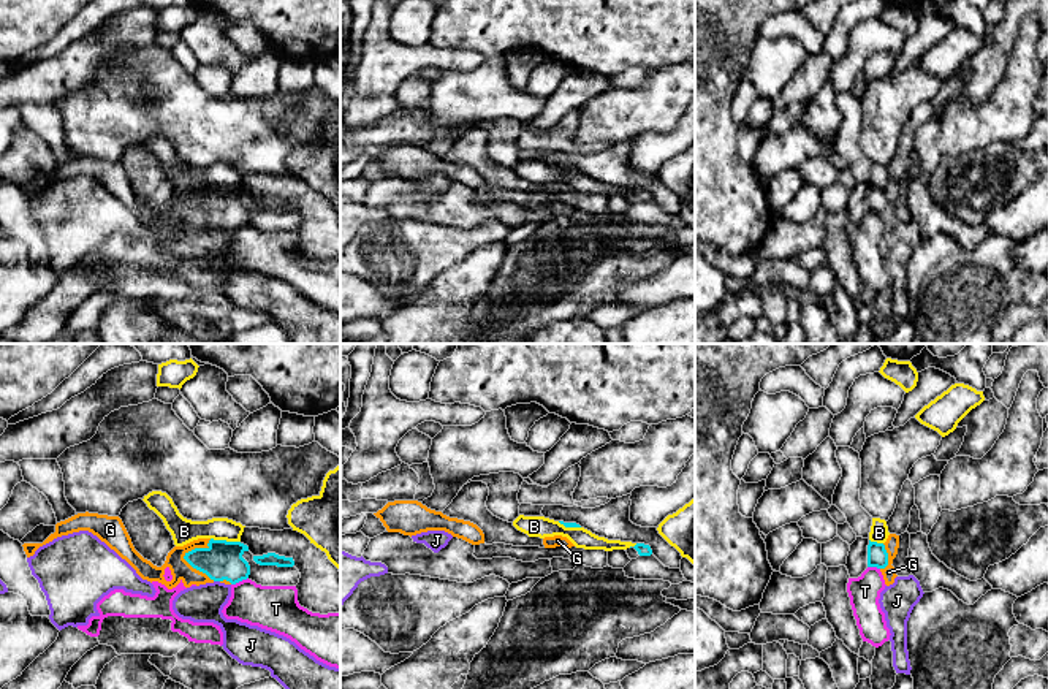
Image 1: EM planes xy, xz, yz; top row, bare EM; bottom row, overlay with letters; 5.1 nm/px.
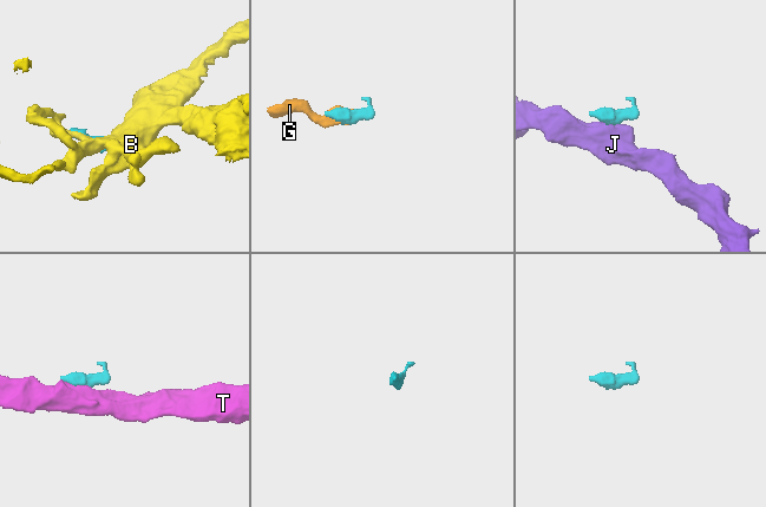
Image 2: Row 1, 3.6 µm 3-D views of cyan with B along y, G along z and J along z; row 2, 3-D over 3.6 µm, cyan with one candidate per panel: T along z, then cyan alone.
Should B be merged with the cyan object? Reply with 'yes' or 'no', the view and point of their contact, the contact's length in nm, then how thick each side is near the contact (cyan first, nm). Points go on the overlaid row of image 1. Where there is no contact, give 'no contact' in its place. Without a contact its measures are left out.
no | xy (225, 540) | 150 nm | 190/130 nm

